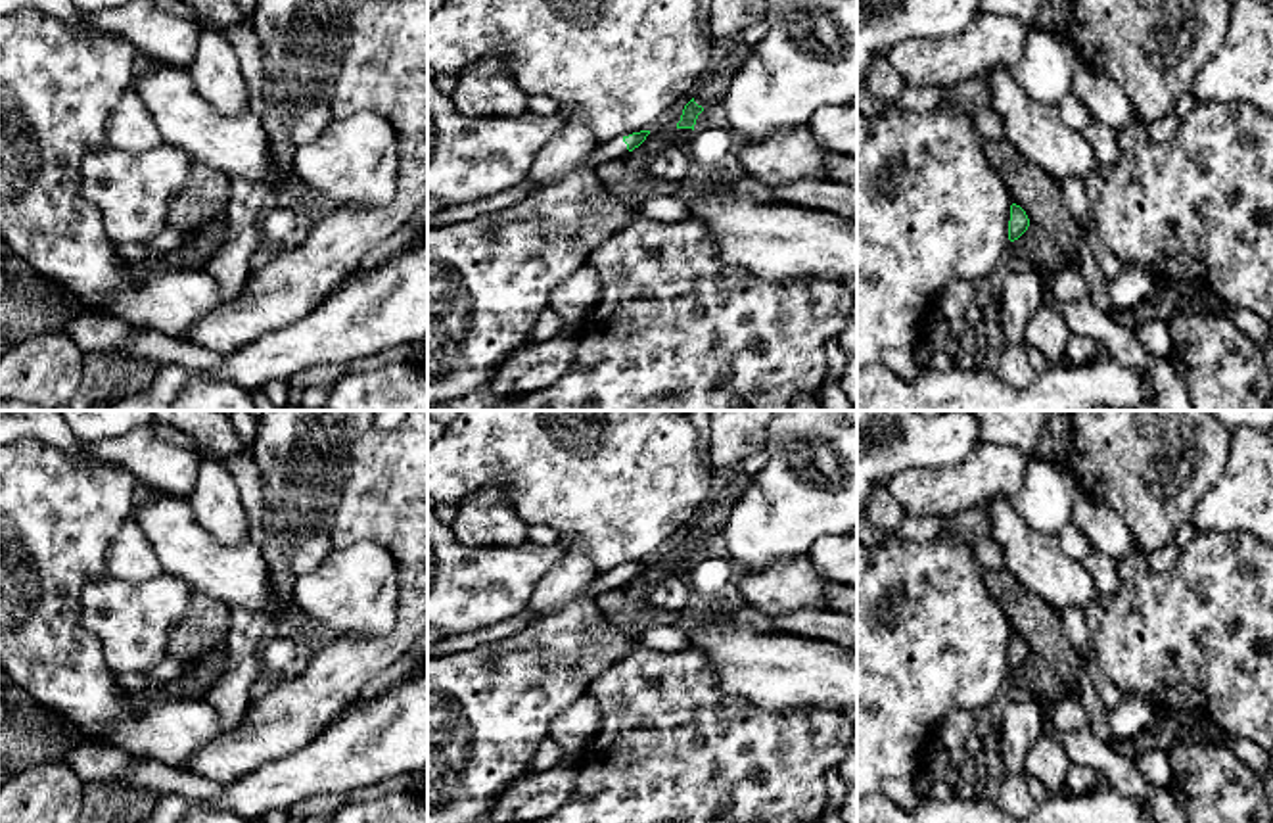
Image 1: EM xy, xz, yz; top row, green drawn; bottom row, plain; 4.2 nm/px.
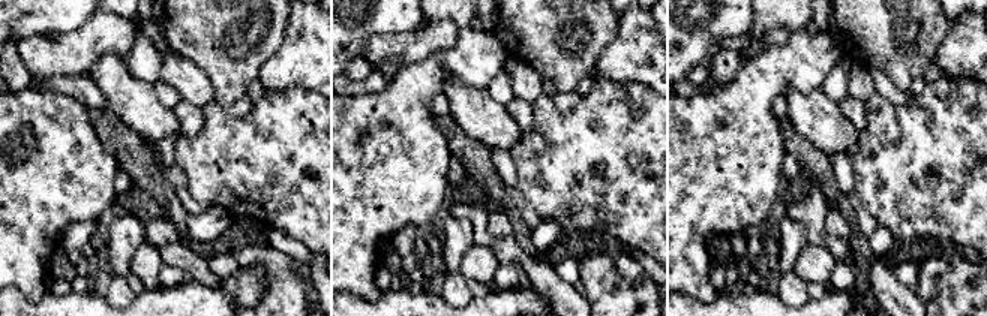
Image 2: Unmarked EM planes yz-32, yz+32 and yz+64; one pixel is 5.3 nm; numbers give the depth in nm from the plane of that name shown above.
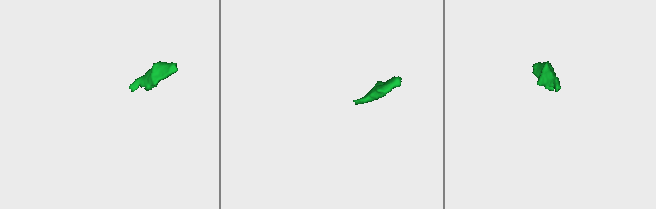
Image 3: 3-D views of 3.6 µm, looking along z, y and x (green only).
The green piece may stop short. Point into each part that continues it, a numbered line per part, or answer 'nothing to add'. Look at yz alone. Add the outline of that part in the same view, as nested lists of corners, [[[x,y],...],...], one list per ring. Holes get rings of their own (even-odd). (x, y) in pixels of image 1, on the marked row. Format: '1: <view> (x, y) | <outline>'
1: yz (1034, 244) | [[[1031,223],[1018,240],[1010,242],[1010,253],[1030,259],[1039,270],[1049,270],[1053,274],[1072,265],[1056,244]]]

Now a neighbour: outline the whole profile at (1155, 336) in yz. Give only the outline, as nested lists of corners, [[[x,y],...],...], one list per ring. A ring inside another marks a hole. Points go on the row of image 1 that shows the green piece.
[[[1164,320],[1137,322],[1133,334],[1148,353],[1162,359],[1168,359],[1175,347]]]

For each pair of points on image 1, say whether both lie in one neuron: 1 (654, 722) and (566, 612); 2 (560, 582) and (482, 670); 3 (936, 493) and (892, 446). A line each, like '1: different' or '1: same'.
1: different
2: same
3: different

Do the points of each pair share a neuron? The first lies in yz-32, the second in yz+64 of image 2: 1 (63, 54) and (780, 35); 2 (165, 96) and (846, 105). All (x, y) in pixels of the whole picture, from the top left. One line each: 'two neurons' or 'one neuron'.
1: one neuron
2: two neurons

